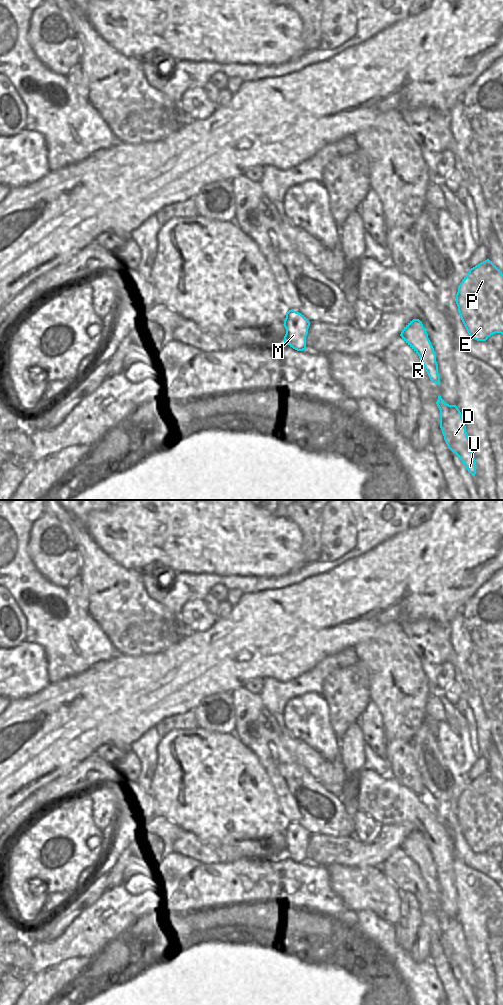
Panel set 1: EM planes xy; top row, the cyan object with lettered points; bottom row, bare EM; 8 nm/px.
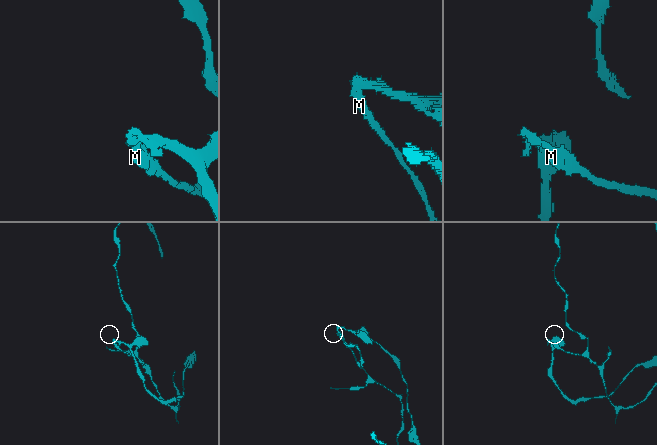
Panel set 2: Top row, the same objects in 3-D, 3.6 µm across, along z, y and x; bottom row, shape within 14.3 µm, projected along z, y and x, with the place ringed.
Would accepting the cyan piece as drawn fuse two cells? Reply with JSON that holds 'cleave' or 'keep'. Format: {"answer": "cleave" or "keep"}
{"answer": "cleave"}

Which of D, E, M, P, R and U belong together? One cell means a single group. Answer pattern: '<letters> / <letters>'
D E P R U / M

